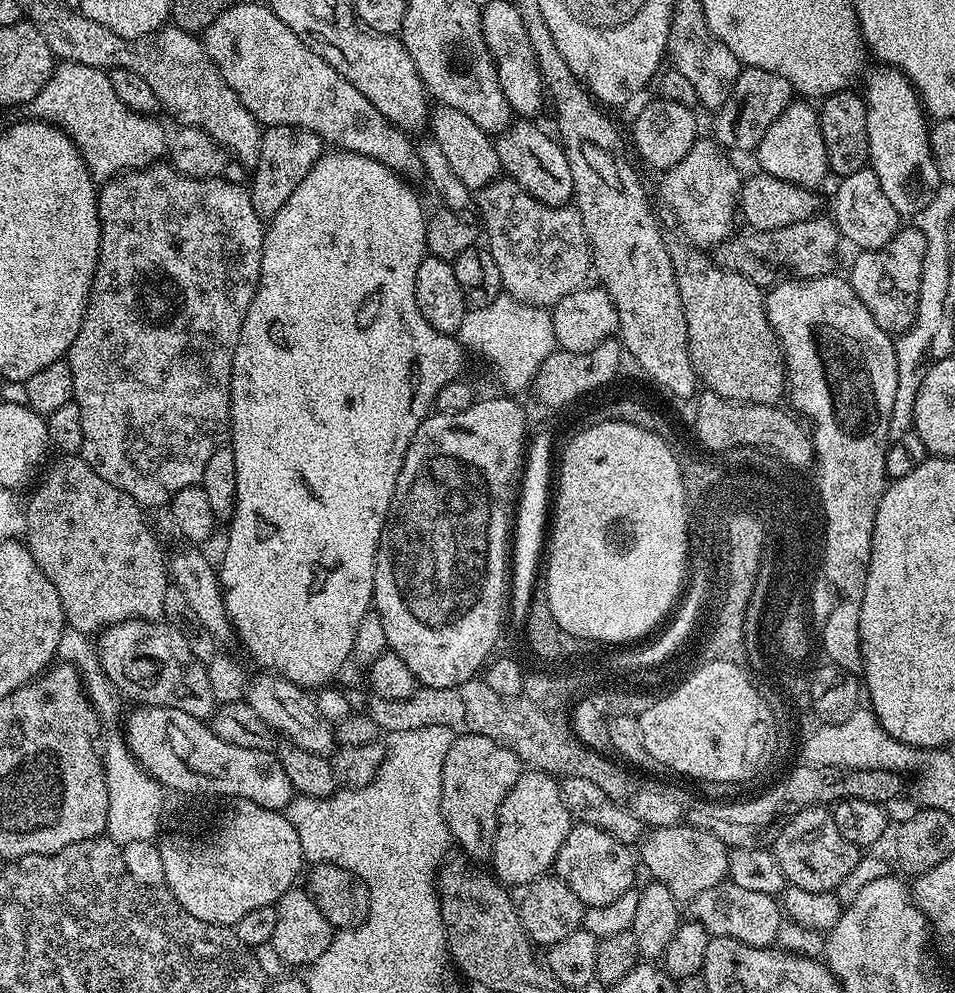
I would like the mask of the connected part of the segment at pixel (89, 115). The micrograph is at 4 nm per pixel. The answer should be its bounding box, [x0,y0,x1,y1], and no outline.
[26,60,170,182]

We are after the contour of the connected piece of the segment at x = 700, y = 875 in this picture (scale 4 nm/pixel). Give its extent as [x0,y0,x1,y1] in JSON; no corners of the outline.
[638,822,728,902]

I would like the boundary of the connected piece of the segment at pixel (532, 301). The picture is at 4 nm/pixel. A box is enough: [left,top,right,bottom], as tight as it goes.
[474,178,593,309]

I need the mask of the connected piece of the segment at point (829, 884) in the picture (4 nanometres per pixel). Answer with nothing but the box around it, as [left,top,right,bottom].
[770,807,862,893]

